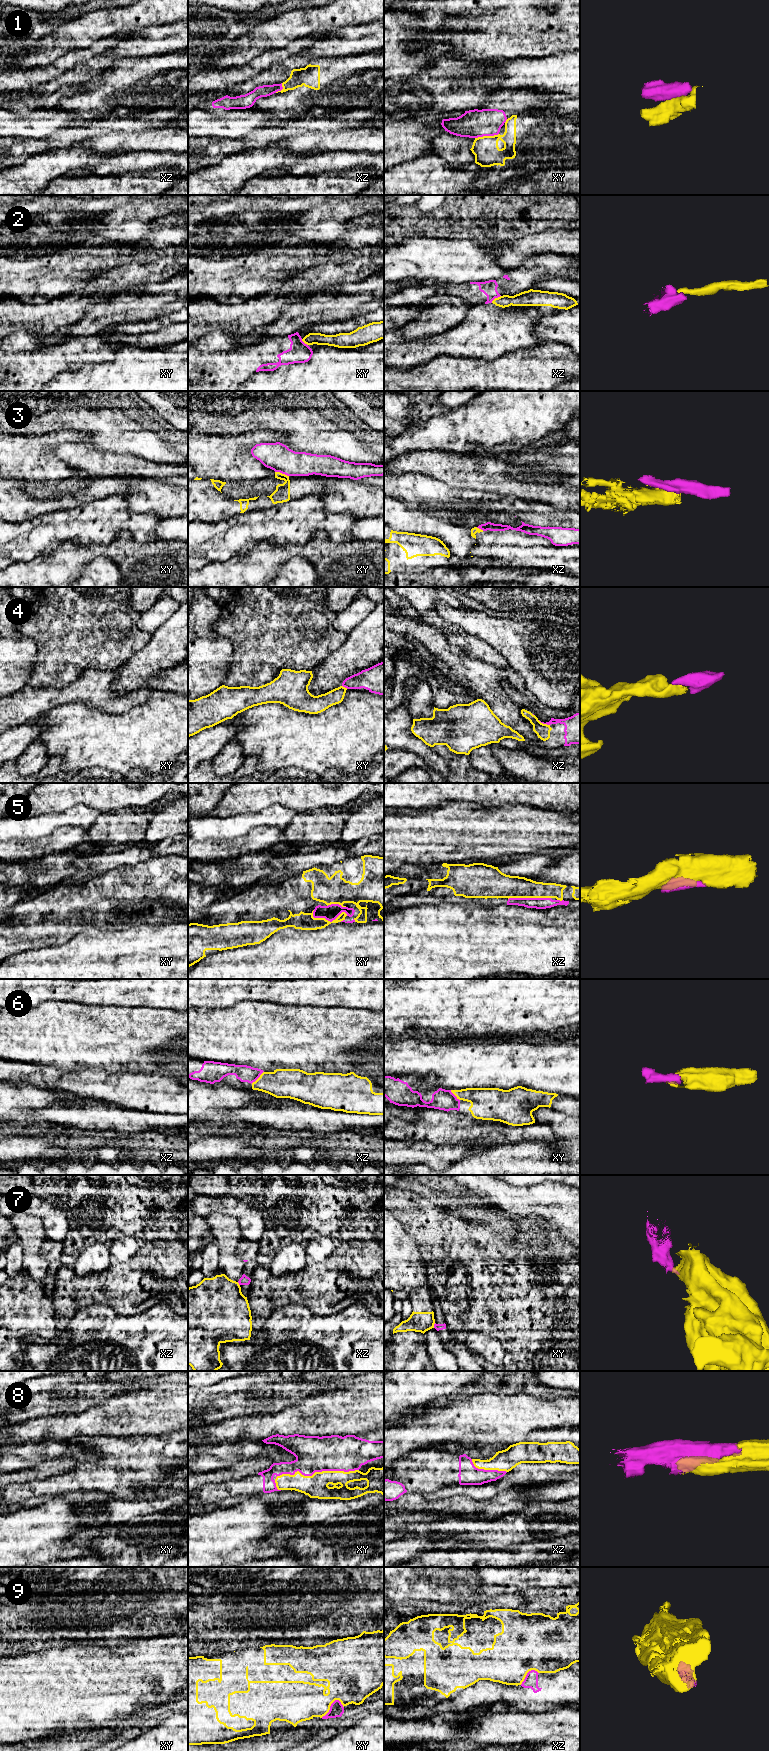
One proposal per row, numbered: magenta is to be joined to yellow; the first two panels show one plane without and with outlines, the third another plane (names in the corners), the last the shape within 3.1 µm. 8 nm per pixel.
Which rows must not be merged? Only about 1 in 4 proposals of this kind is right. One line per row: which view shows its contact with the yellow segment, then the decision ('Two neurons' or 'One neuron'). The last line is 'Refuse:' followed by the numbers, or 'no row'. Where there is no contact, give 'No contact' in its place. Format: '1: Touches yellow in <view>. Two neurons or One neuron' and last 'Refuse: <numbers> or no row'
1: Touches yellow in xy. Two neurons
2: Touches yellow in xz. Two neurons
3: Touches yellow in xy. Two neurons
4: Touches yellow in xz. One neuron
5: Touches yellow in xz. One neuron
6: Touches yellow in xz. One neuron
7: Touches yellow in xy. Two neurons
8: Touches yellow in xy. One neuron
9: Touches yellow in xy. Two neurons
Refuse: 1, 2, 3, 7, 9

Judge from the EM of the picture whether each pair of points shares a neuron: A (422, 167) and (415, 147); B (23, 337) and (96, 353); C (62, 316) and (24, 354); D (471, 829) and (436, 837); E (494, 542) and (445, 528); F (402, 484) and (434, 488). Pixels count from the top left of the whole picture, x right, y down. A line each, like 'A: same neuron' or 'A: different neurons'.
A: different neurons
B: same neuron
C: different neurons
D: same neuron
E: different neurons
F: same neuron

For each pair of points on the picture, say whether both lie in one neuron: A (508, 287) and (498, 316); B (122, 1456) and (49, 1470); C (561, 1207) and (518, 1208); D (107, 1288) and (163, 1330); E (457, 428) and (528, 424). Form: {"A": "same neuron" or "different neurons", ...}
{"A": "different neurons", "B": "different neurons", "C": "same neuron", "D": "different neurons", "E": "same neuron"}

